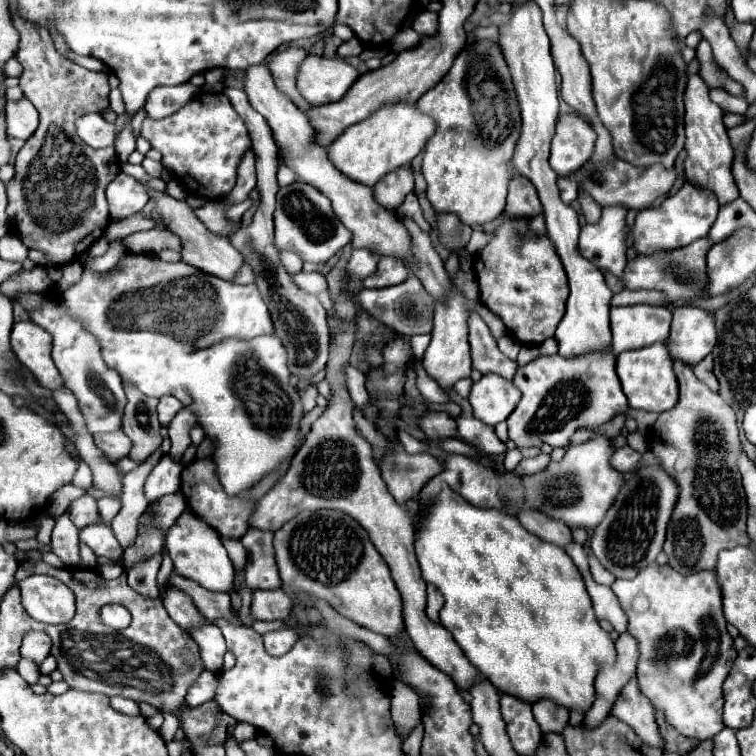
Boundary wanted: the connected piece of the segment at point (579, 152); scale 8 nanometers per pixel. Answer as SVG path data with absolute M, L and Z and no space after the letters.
M578 113L560 115L550 151L552 169L558 175L576 173L594 153L594 143L596 133L584 117Z

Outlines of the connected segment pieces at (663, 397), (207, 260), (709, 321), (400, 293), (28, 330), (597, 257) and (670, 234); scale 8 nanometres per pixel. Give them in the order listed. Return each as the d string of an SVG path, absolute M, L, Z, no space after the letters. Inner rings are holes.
M654 343L636 351L624 351L616 357L616 373L620 377L624 395L628 397L628 405L634 409L662 413L672 409L678 401L678 381L664 343Z
M148 189L150 197L156 197L156 213L162 221L166 221L166 225L180 237L182 241L182 261L186 261L188 265L194 265L198 269L202 269L204 273L210 273L214 277L222 277L222 279L232 279L238 269L242 267L244 259L242 255L230 245L228 237L220 237L220 235L214 235L210 233L196 217L194 217L194 211L184 203L184 201L176 201L164 193L158 193L158 191L152 191Z
M686 305L674 309L670 329L670 353L688 363L696 365L716 345L716 321L714 315L704 309Z
M410 275L404 283L394 285L394 287L384 287L384 289L364 289L356 297L360 309L364 309L368 315L378 319L380 323L388 325L390 329L402 333L402 335L416 335L416 333L430 333L432 331L432 317L434 317L434 297L426 293L418 277Z
M32 321L14 323L10 345L20 363L32 371L40 385L50 391L64 387L64 381L50 357L52 337L48 331L34 325Z
M606 207L602 209L602 219L596 225L584 225L580 231L580 241L578 241L578 249L580 253L592 261L594 265L598 265L600 269L608 269L612 271L616 277L622 277L622 269L626 267L626 209L622 207Z
M684 183L682 189L670 197L666 197L660 207L648 207L638 211L632 237L634 237L634 249L638 255L646 255L658 249L680 249L696 241L698 237L706 237L712 223L718 215L718 201L708 189L700 189L696 185Z

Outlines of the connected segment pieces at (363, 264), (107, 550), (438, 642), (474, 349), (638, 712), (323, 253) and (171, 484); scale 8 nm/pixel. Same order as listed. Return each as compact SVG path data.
M354 249L352 257L346 265L346 281L354 281L354 279L366 279L374 273L376 265L380 261L380 255L370 251L370 249Z
M94 523L80 529L80 541L84 541L98 557L110 557L118 561L122 555L122 547L118 545L112 527L106 523Z
M340 295L336 301L336 315L340 317L344 325L344 333L340 333L332 345L330 345L330 359L326 365L326 379L332 385L332 399L328 409L320 419L312 423L312 429L306 435L306 443L302 449L294 455L294 461L290 463L288 473L256 503L254 513L248 519L248 527L252 529L262 529L262 531L276 531L280 529L286 521L294 519L296 513L300 511L314 511L314 509L338 509L350 515L354 521L358 521L370 535L370 541L378 549L378 553L384 557L392 571L392 579L398 585L398 591L402 593L404 599L404 621L406 621L406 631L414 641L414 647L418 653L436 669L442 673L450 675L454 683L470 691L476 683L486 681L472 665L466 661L462 649L458 649L456 641L450 637L450 633L442 627L432 623L426 613L426 581L420 575L416 553L414 553L414 527L412 527L412 517L406 513L402 505L394 501L394 497L388 493L386 483L382 481L380 469L374 461L374 451L368 441L364 441L356 431L354 431L354 421L352 421L352 401L346 389L346 377L342 371L342 365L350 359L352 343L354 343L354 333L352 333L352 321L358 313L354 303L346 297Z
M476 313L470 315L470 353L472 367L478 369L482 375L498 373L500 377L512 379L516 373L516 361L500 353L488 325Z
M636 675L626 683L622 693L614 701L612 715L630 725L646 745L662 747L662 737L654 721L654 707L650 705L650 699L646 699L646 695L642 695L642 691L638 689Z
M296 181L278 191L274 225L276 225L276 233L274 233L276 247L284 251L292 251L302 261L308 261L308 263L326 263L352 239L350 231L334 215L330 199L322 195L316 187L302 181Z
M168 453L162 455L160 463L152 469L150 477L146 479L146 485L144 485L146 499L150 503L154 503L156 499L160 499L168 493L176 493L182 483L182 477L180 477L182 469L184 469L184 465L174 461Z

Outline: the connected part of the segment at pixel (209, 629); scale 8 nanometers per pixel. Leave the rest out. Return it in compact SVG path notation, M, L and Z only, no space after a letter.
M204 625L202 629L194 629L190 631L190 637L200 645L200 655L204 661L204 667L212 673L222 673L224 669L224 653L226 643L224 643L224 635L216 625Z

